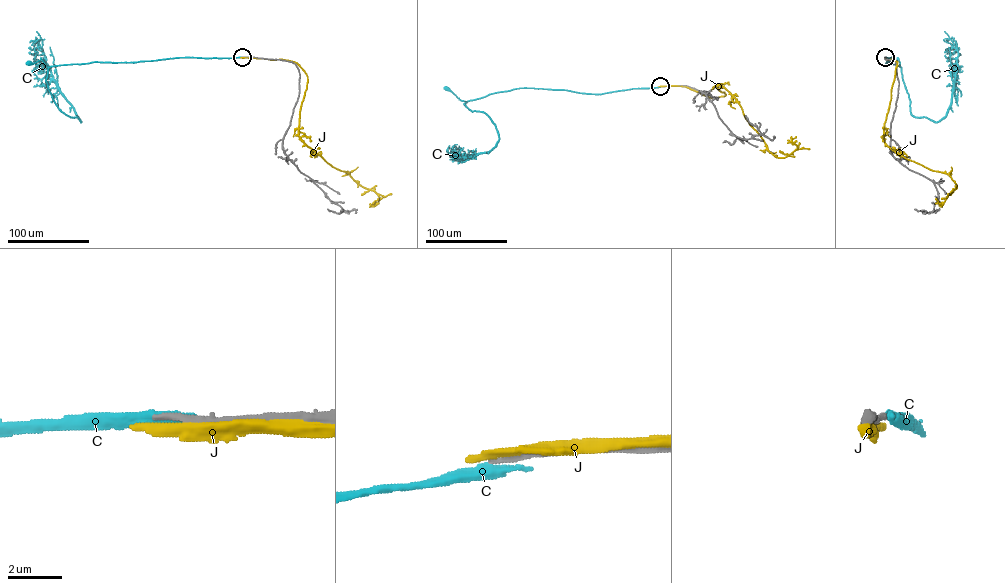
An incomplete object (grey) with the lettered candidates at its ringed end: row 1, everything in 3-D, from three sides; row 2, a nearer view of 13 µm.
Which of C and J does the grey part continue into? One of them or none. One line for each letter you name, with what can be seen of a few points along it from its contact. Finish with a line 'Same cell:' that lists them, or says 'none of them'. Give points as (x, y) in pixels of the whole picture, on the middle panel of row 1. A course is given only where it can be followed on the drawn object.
Same cell: none of them

